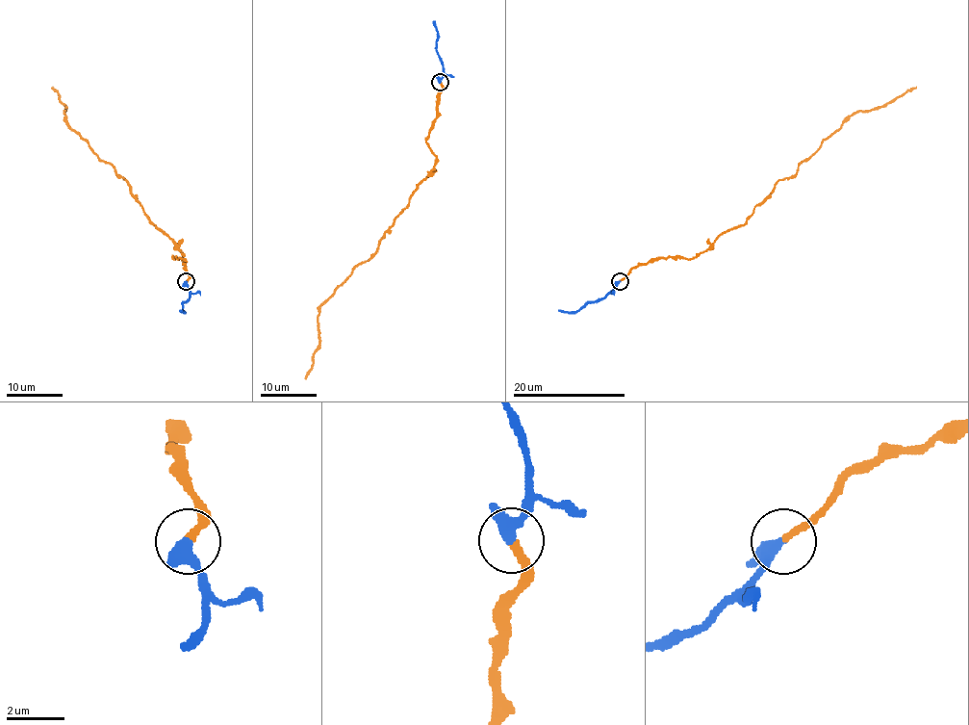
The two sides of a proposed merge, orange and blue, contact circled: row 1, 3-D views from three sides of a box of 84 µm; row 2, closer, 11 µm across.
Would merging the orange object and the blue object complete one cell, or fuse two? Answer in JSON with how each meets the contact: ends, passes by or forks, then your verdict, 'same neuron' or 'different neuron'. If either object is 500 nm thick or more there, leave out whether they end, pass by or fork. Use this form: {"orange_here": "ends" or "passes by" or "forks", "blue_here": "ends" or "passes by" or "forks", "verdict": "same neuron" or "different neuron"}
{"orange_here": "ends", "blue_here": "passes by", "verdict": "different neuron"}

